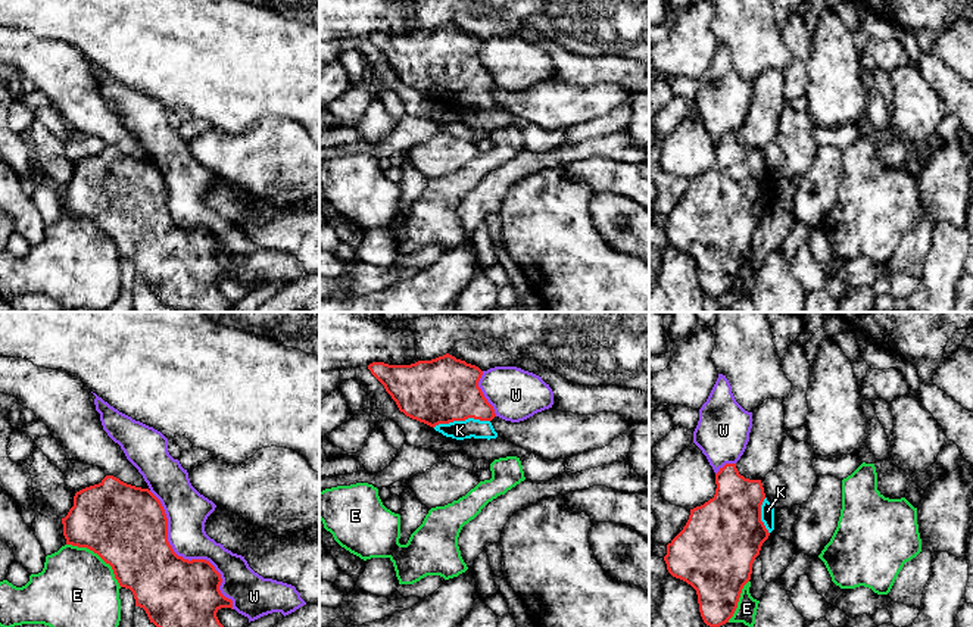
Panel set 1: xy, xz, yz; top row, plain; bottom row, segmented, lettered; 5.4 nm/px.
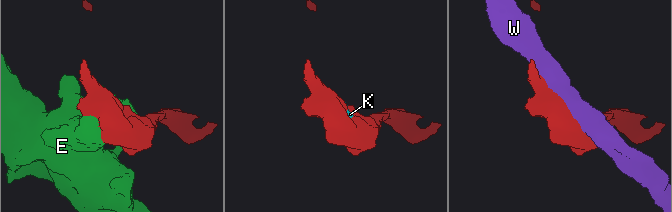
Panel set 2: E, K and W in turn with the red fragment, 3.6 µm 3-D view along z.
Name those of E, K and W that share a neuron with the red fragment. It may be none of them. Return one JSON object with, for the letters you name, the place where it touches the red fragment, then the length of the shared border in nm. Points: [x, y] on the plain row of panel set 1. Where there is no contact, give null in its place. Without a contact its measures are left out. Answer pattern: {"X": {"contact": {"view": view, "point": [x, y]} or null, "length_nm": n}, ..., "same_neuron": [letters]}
{"K": {"contact": {"view": "xz", "point": [461, 90]}, "length_nm": 320}, "same_neuron": ["K"]}

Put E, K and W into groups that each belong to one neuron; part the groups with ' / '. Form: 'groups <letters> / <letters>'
groups E / K / W

